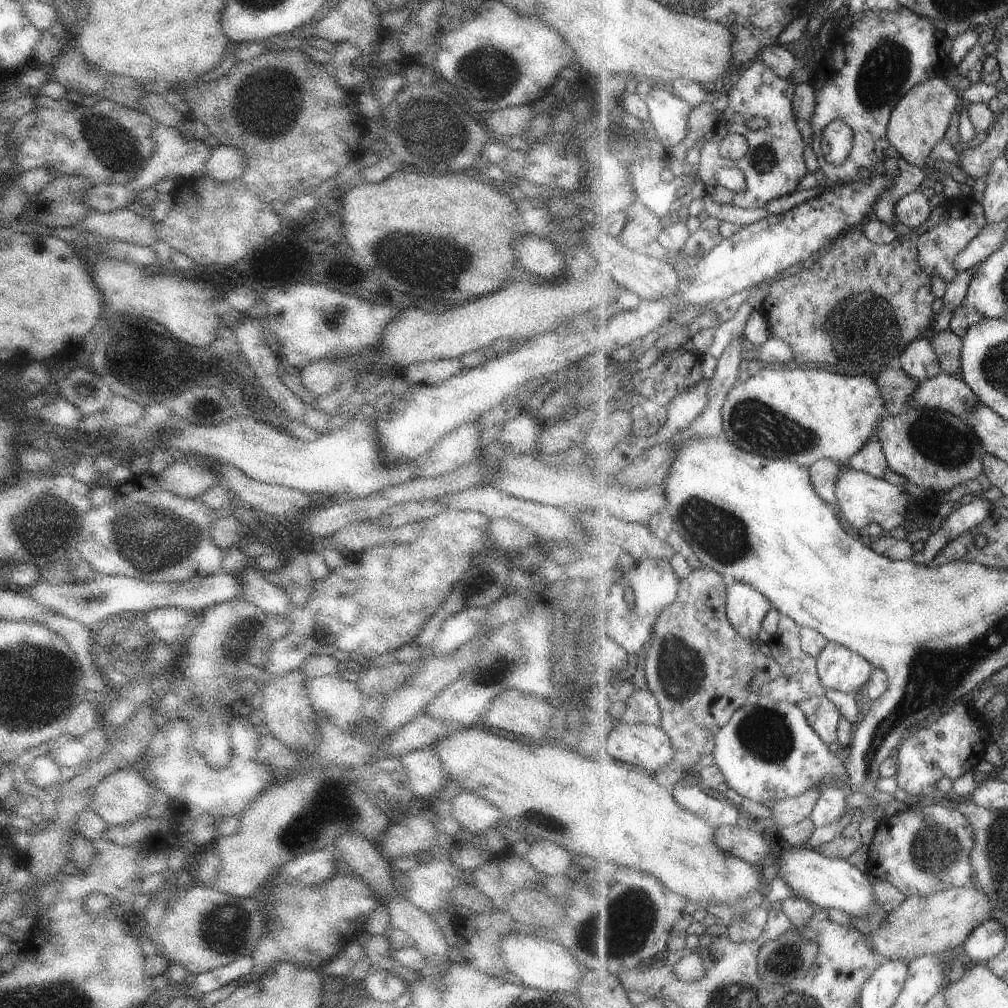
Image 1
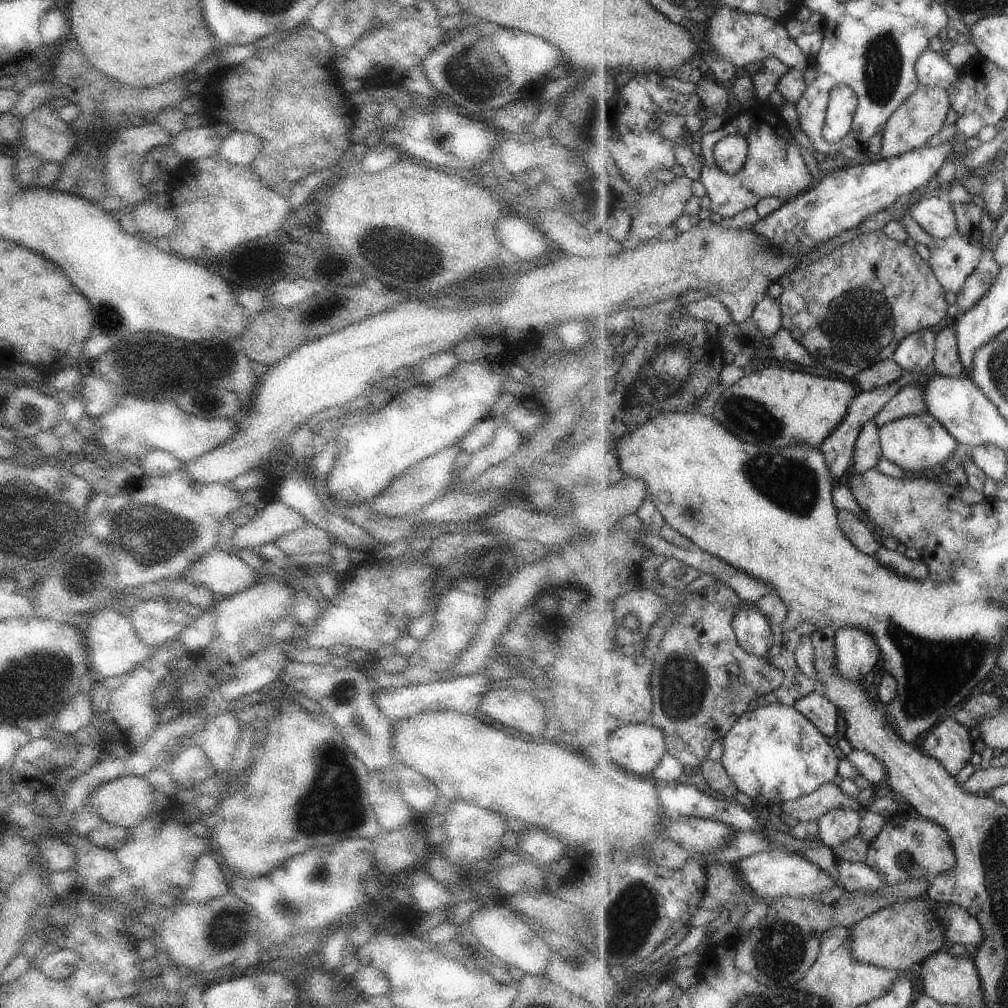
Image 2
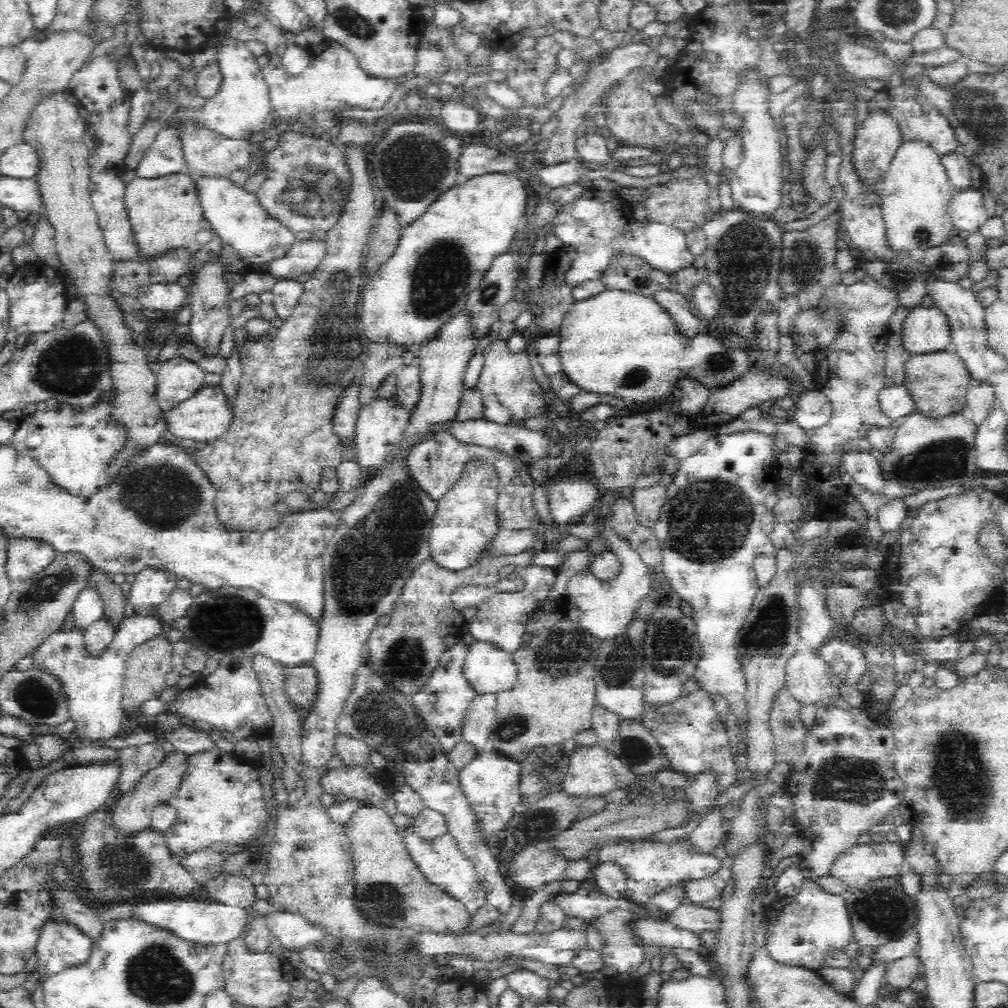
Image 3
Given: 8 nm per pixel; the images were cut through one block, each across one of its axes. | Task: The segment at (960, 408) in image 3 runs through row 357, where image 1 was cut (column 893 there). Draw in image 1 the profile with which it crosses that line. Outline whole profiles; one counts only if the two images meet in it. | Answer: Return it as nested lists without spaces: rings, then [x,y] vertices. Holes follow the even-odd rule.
[[[974,883],[935,895],[912,895],[900,908],[890,912],[886,924],[871,932],[871,949],[882,960],[906,960],[911,963],[925,954],[943,955],[946,950],[964,945],[980,924],[992,919],[992,898],[984,890],[978,890]]]

